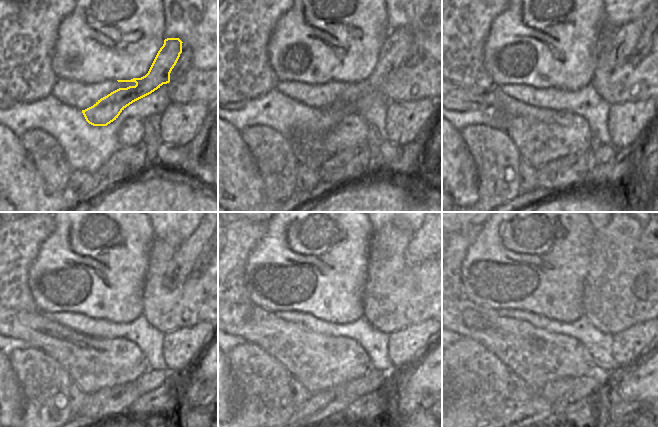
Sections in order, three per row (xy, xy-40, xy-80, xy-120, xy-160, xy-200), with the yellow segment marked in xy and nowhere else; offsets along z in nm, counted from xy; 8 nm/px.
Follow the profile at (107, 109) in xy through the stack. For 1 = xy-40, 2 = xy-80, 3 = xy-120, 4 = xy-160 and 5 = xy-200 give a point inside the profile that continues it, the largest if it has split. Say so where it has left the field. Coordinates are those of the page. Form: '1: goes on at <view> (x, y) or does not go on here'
1: goes on at xy-40 (396, 45)
2: goes on at xy-80 (622, 41)
3: goes on at xy-120 (180, 267)
4: goes on at xy-160 (421, 247)
5: goes on at xy-200 (645, 244)

